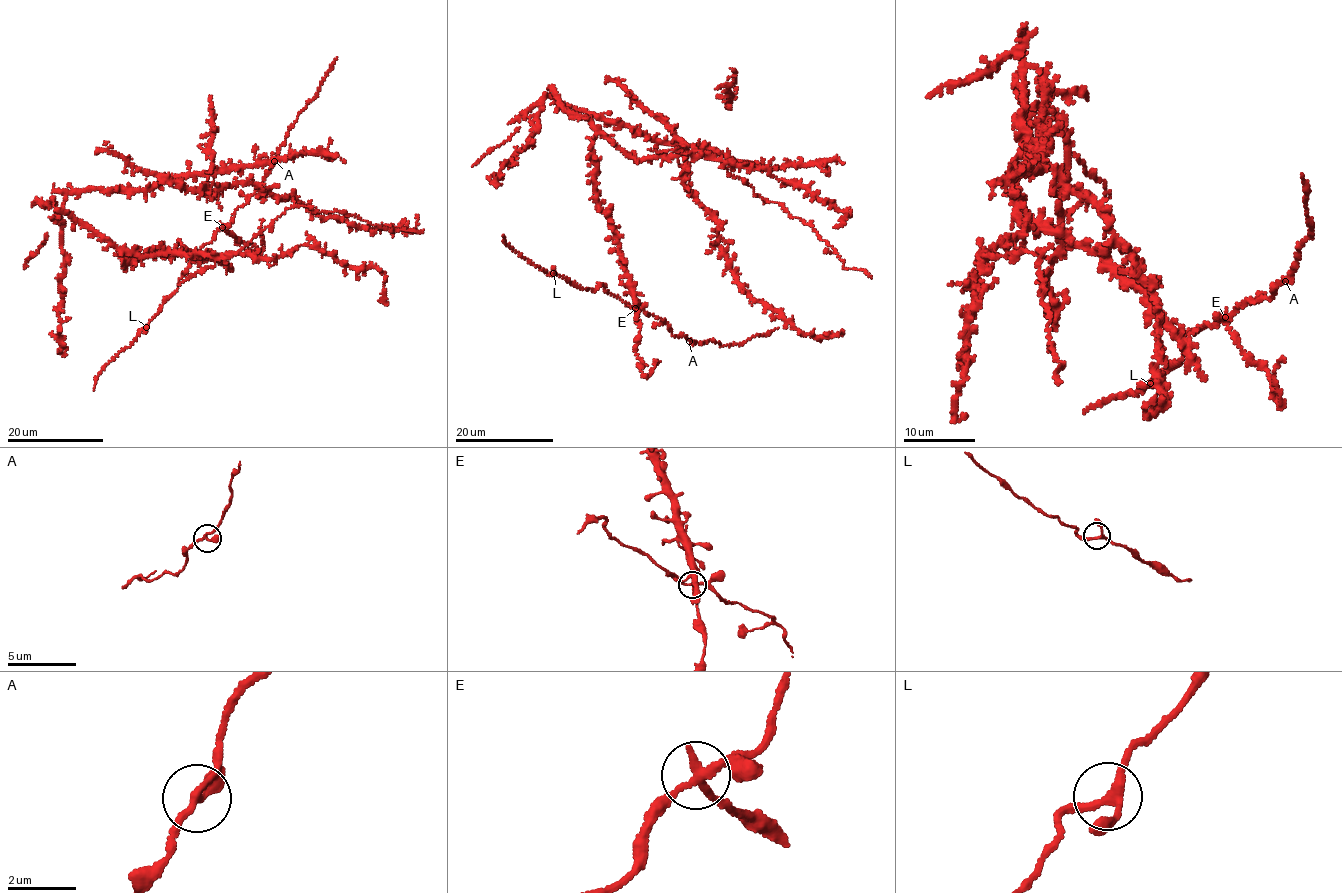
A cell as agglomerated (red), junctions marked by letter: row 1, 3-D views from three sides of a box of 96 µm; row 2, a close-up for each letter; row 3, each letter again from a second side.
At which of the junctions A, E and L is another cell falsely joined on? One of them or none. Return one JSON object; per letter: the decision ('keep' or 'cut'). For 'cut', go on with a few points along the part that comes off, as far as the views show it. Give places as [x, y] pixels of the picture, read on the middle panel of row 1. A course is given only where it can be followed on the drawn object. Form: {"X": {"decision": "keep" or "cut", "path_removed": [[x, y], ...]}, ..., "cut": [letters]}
{"A": {"decision": "keep"}, "E": {"decision": "cut", "path_removed": [[635, 308], [640, 332], [635, 349], [644, 366], [641, 368], [644, 375], [649, 375], [655, 360], [659, 363]]}, "L": {"decision": "keep"}, "cut": ["E"]}

